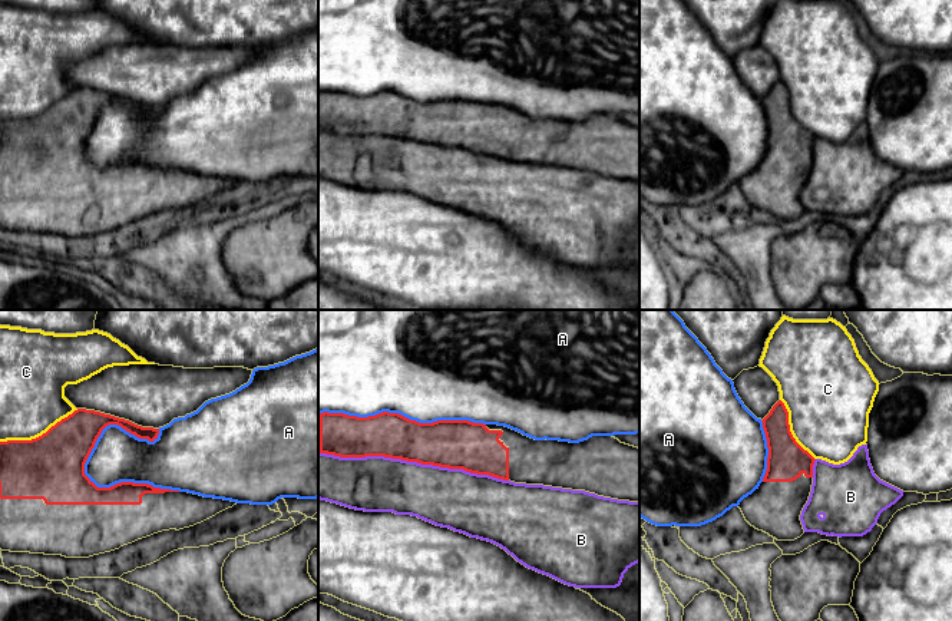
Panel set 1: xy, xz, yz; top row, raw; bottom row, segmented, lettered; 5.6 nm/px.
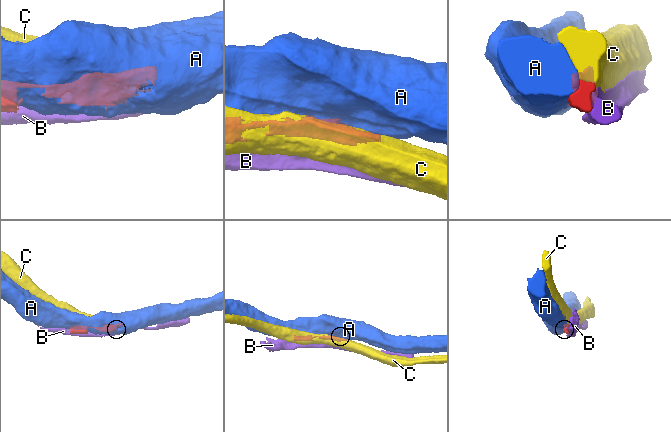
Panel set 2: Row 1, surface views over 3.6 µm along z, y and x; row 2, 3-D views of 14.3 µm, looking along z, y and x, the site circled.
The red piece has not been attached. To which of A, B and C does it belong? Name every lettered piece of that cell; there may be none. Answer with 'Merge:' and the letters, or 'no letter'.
Merge: no letter

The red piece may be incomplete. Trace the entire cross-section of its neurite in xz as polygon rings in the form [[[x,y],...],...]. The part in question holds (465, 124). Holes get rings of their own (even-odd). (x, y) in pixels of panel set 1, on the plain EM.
[[[324,90],[318,92],[318,131],[384,135],[639,181],[639,128],[612,115],[579,122],[535,119],[469,99],[419,102],[389,90],[368,96]]]

